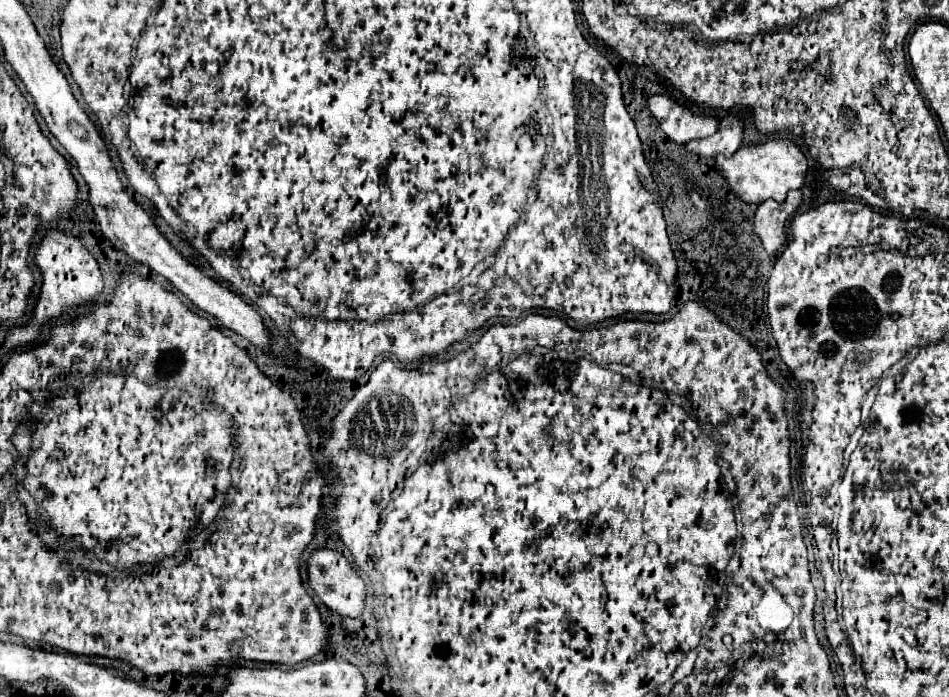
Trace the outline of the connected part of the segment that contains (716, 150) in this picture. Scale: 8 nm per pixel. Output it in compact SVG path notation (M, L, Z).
M726 116L720 120L718 132L714 136L690 140L686 144L686 150L702 158L716 158L718 154L724 154L728 158L738 150L740 144L742 144L742 124L736 116Z

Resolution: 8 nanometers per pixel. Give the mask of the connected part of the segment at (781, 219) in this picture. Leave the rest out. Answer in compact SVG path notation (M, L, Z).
M792 190L788 192L782 204L774 200L766 200L758 206L756 218L754 218L754 232L762 240L762 246L768 254L774 254L786 242L784 226L790 214L800 206L800 200L802 200L800 190Z

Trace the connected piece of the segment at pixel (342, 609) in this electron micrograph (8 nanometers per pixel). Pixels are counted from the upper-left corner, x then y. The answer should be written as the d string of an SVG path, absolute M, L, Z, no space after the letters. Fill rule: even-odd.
M318 550L312 552L308 558L308 584L314 590L314 594L332 610L342 616L356 618L362 614L364 608L364 594L366 586L362 576L348 564L346 556L336 550Z

